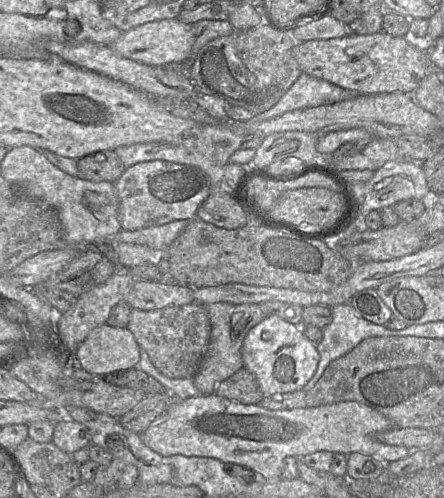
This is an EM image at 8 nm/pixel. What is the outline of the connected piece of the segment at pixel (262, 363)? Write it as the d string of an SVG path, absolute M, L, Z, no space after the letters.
M266 315L251 328L242 344L243 367L257 379L264 397L301 390L314 376L320 360L316 346L305 336L302 327L292 324L276 315Z

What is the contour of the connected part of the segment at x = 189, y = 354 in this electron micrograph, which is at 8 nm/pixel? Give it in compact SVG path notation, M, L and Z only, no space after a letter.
M197 302L169 306L157 310L131 309L127 329L133 334L140 348L143 348L156 369L168 378L193 378L199 369L210 341L211 324L204 305Z

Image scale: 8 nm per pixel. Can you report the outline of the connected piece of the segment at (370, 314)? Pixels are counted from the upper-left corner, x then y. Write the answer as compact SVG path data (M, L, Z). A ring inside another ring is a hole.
M364 289L356 292L350 298L349 304L364 319L378 325L385 325L394 316L376 289Z

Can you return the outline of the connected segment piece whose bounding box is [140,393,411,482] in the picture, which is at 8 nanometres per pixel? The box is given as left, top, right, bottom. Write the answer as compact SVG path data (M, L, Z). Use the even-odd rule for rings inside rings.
M213 393L175 402L140 435L150 449L163 457L183 455L215 458L223 463L249 468L256 473L256 476L276 482L281 480L283 463L288 456L300 458L318 451L328 451L346 456L359 452L372 455L386 464L404 459L411 454L411 450L404 446L387 445L375 439L376 434L391 428L391 422L384 415L355 401L343 401L318 407L269 410L259 404L241 404Z

